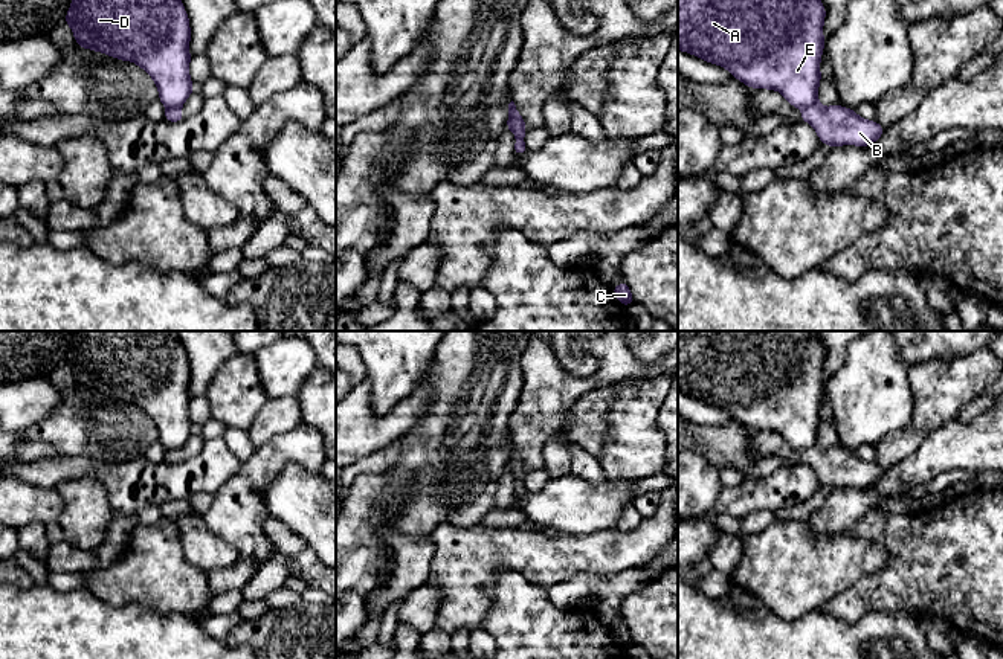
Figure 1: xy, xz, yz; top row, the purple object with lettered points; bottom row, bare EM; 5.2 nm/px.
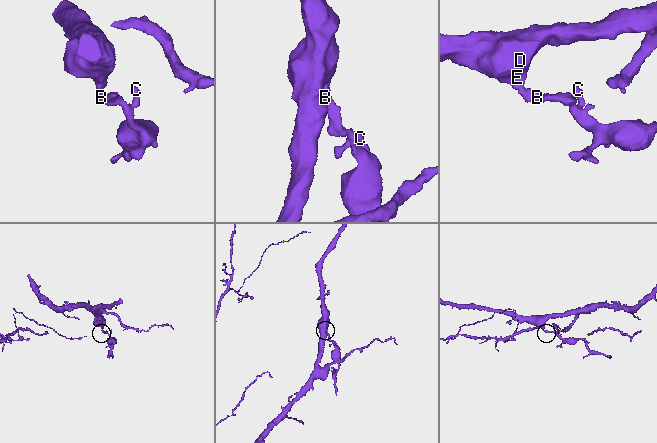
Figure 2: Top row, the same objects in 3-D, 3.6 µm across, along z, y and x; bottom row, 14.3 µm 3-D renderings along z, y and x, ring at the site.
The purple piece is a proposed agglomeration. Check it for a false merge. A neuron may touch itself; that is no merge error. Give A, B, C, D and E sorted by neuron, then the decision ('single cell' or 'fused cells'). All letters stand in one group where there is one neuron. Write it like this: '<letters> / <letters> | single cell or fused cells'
A D E / B C | fused cells

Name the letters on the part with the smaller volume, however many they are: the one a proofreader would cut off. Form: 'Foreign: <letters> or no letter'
Foreign: B, C

